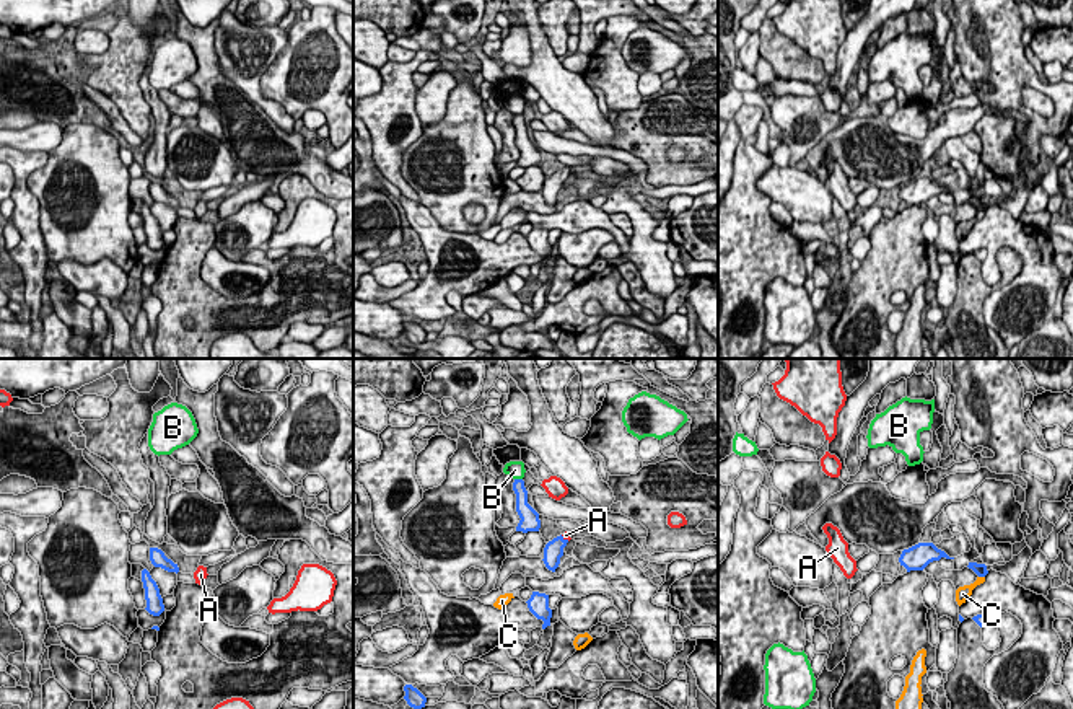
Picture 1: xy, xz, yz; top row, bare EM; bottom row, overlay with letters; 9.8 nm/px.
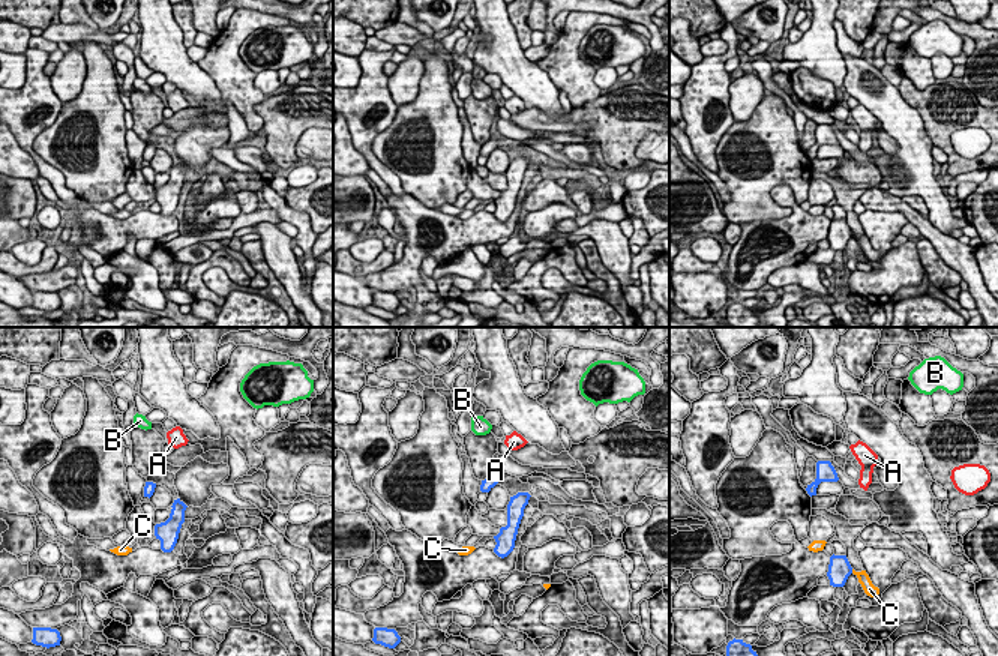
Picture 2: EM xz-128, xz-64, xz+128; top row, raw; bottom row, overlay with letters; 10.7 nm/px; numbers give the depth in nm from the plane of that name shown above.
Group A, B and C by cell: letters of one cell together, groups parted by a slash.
A / B / C

